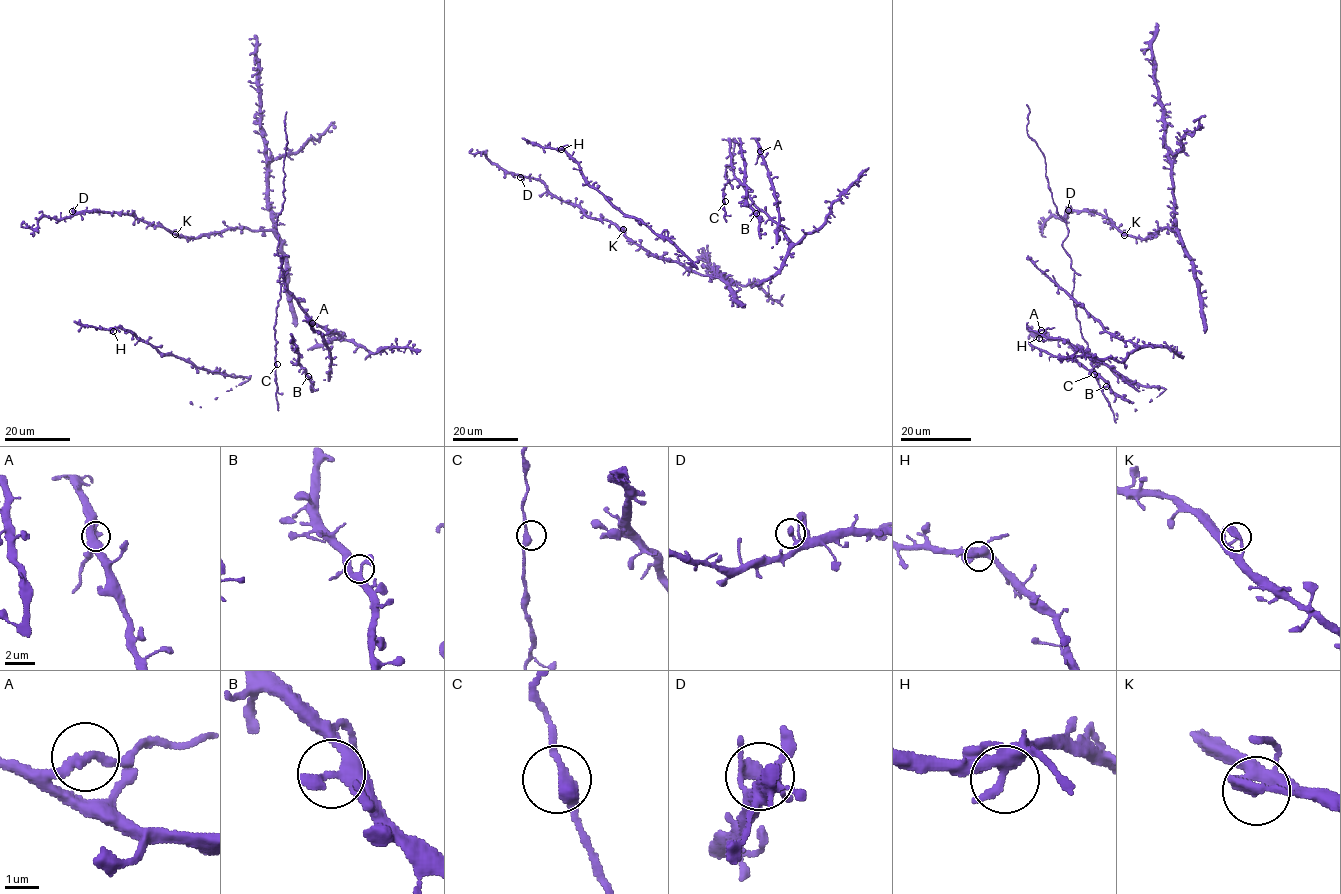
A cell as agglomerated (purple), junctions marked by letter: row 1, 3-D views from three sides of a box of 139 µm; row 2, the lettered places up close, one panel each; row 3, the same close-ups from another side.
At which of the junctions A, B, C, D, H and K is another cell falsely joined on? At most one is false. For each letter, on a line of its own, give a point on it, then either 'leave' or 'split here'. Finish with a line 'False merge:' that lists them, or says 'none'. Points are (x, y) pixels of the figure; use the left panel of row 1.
A: (312, 323) | split here
B: (308, 376) | leave
C: (277, 364) | leave
D: (72, 211) | leave
H: (113, 331) | leave
K: (175, 234) | leave
False merge: A

